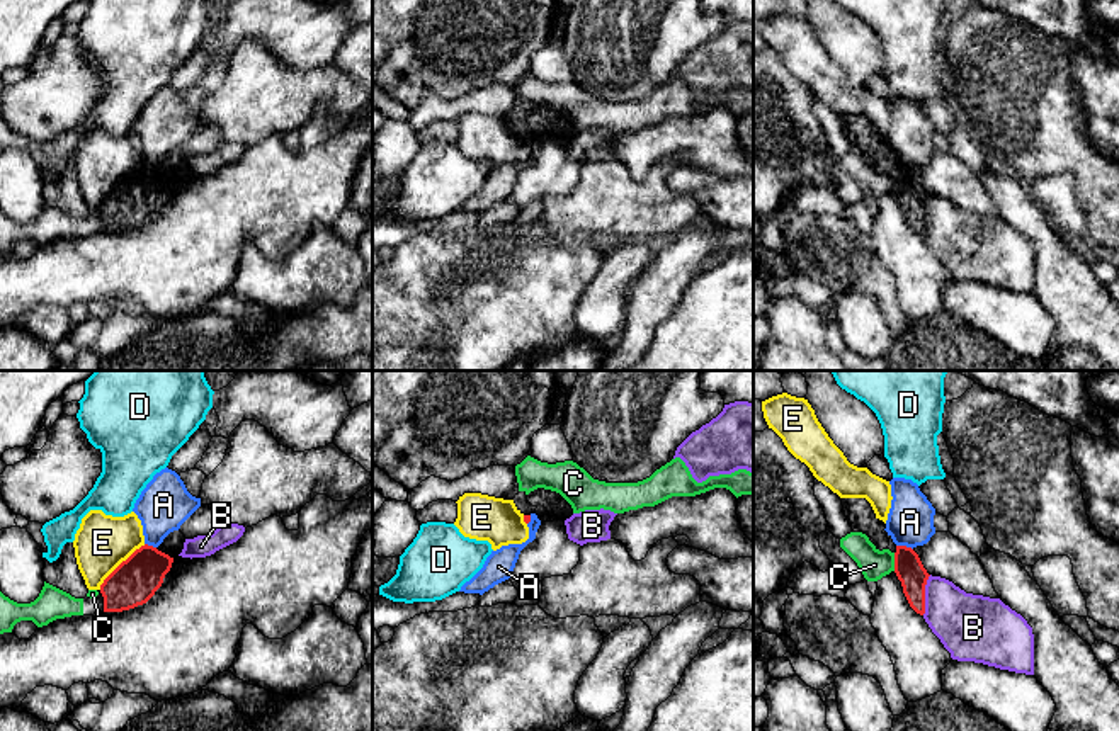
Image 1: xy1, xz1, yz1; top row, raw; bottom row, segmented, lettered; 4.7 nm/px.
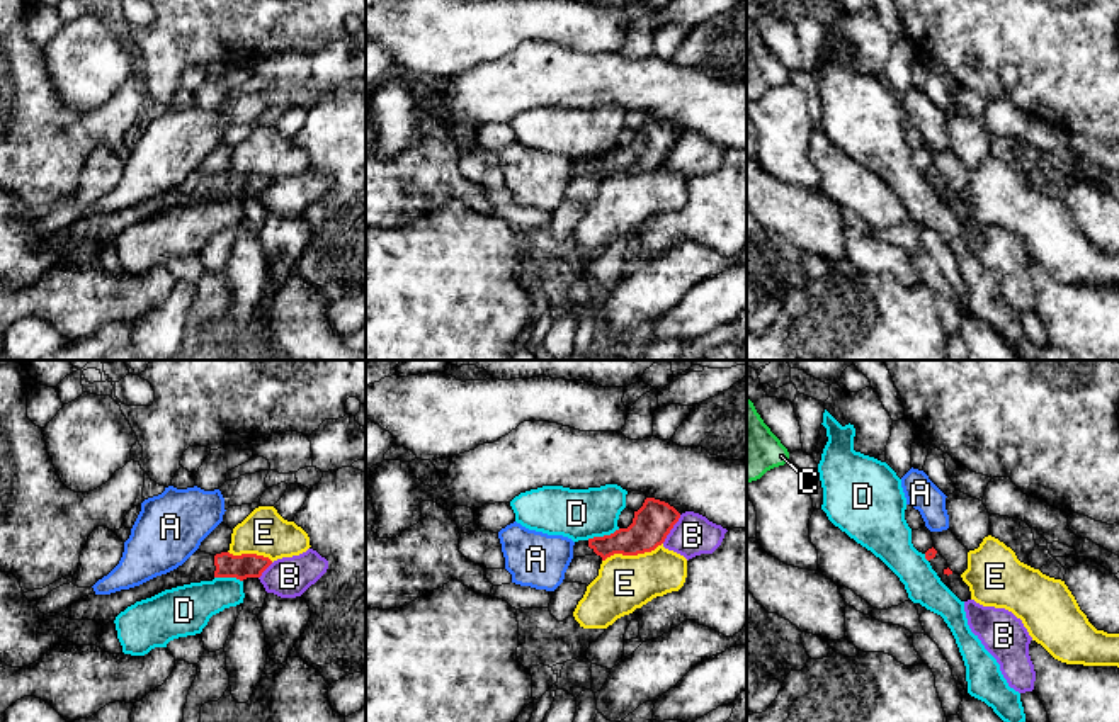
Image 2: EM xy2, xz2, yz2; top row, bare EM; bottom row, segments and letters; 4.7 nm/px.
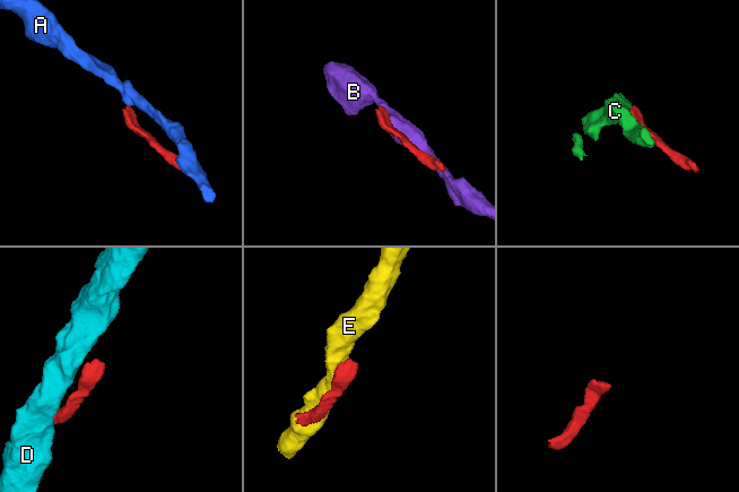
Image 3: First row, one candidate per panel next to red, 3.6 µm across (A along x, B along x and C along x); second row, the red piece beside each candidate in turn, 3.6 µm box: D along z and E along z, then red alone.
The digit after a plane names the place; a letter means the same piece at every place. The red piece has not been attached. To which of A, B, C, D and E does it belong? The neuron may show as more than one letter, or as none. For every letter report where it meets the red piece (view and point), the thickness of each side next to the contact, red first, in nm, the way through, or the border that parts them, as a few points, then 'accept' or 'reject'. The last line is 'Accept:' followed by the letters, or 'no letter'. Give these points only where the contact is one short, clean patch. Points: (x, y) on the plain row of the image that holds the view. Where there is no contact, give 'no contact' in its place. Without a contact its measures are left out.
A: meets red in yz1 at (905, 165); 140 nm thick on the red side, 220 nm on the other; border along yz1 (897, 164), (905, 164), (912, 169); reject
B: meets red in yz1 at (924, 215); 140 nm thick on the red side, 300 nm on the other; reject
C: meets red in yz1 at (895, 181); 140 nm thick on the red side, 140 nm on the other; border along yz1 (893, 172), (895, 189); reject
D: meets red in xz2 at (604, 155); 180 nm thick on the red side, 240 nm on the other; border along xz2 (619, 148), (587, 158); reject
E: meets red in xz2 at (631, 174); 180 nm thick on the red side, 260 nm on the other; reject
Accept: no letter

